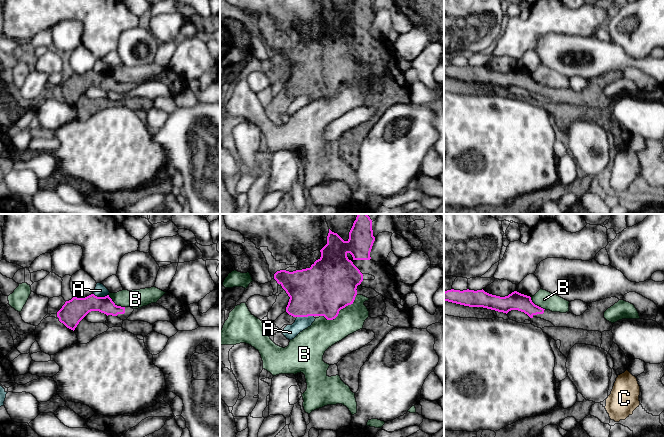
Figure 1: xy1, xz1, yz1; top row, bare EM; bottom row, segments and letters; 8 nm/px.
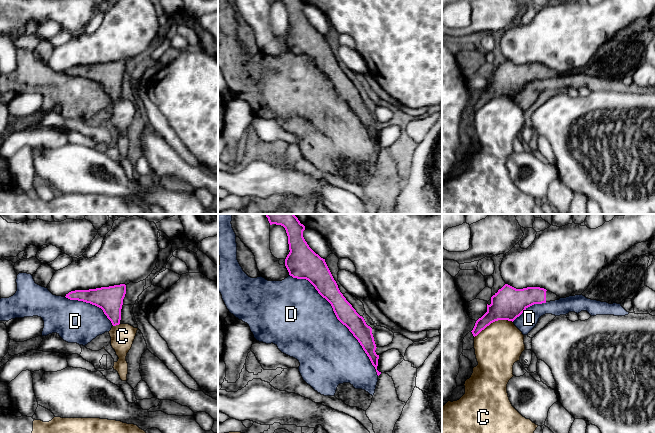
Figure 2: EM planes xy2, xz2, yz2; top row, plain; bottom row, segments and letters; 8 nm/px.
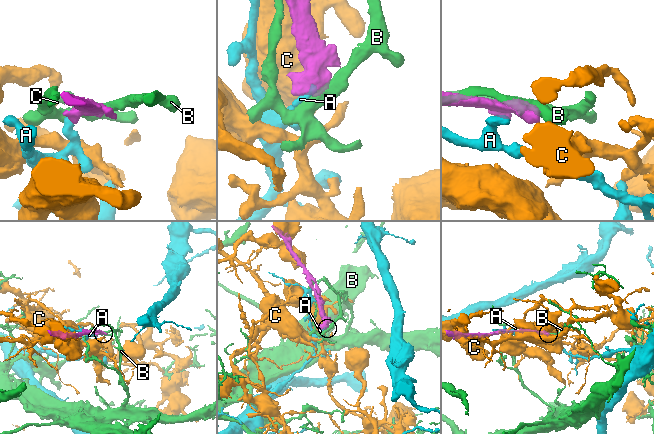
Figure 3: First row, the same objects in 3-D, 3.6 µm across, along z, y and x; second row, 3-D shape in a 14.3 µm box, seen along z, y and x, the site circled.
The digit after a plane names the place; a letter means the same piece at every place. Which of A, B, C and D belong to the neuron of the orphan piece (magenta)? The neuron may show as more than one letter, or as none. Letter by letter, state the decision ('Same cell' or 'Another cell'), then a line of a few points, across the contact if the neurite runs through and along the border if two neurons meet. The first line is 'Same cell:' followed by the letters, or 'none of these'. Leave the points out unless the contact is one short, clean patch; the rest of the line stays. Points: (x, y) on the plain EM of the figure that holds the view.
Same cell: none of these
A: Another cell. Line: xz1 (314, 92), (297, 93)
B: Another cell. Line: xz1 (356, 70), (353, 77), (343, 83), (334, 95)
C: Another cell
D: Another cell

